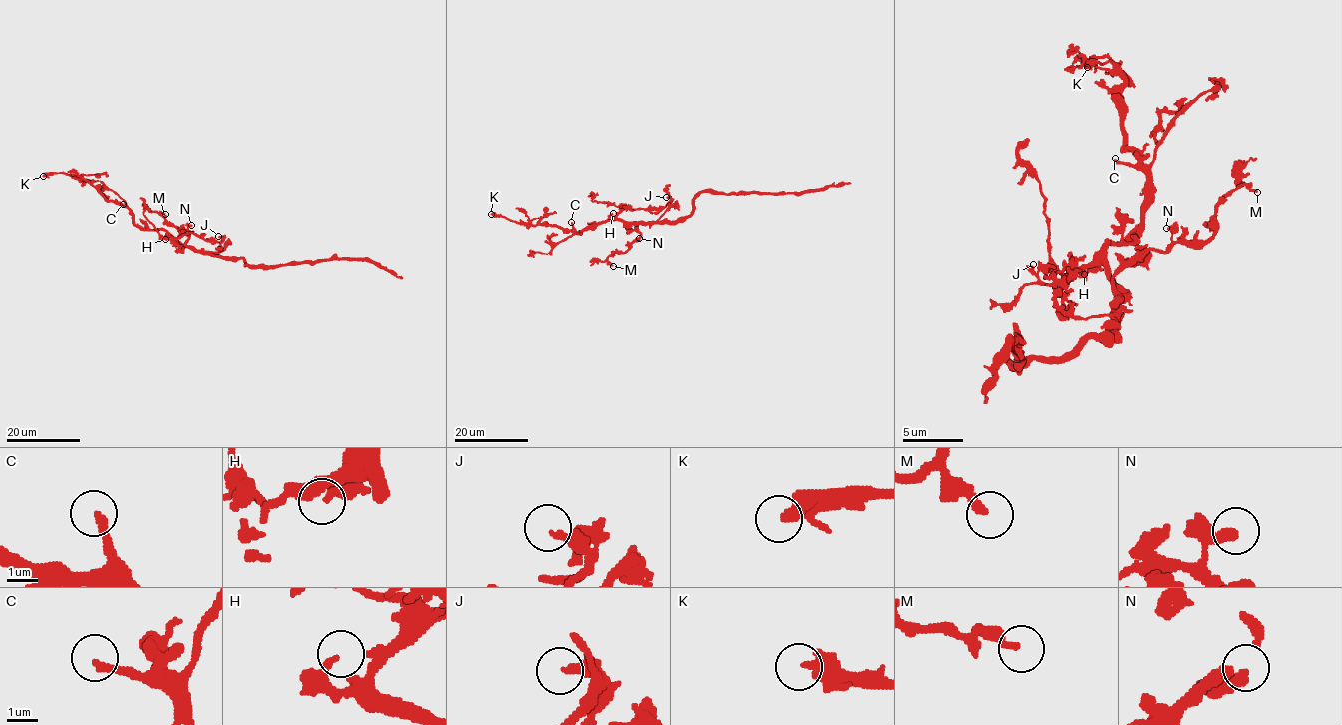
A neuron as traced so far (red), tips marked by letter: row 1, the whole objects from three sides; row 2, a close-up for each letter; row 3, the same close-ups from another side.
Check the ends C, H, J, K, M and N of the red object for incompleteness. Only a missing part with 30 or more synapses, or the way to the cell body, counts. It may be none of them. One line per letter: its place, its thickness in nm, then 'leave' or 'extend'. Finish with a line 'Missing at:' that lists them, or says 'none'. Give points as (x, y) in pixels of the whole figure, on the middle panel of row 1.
C: place (571, 222); calibre 200 nm; extend
H: place (613, 213); calibre 240 nm; leave
J: place (666, 197); calibre 240 nm; leave
K: place (491, 214); calibre 320 nm; leave
M: place (613, 266); calibre 200 nm; leave
N: place (639, 238); calibre 280 nm; leave
Missing at: C

